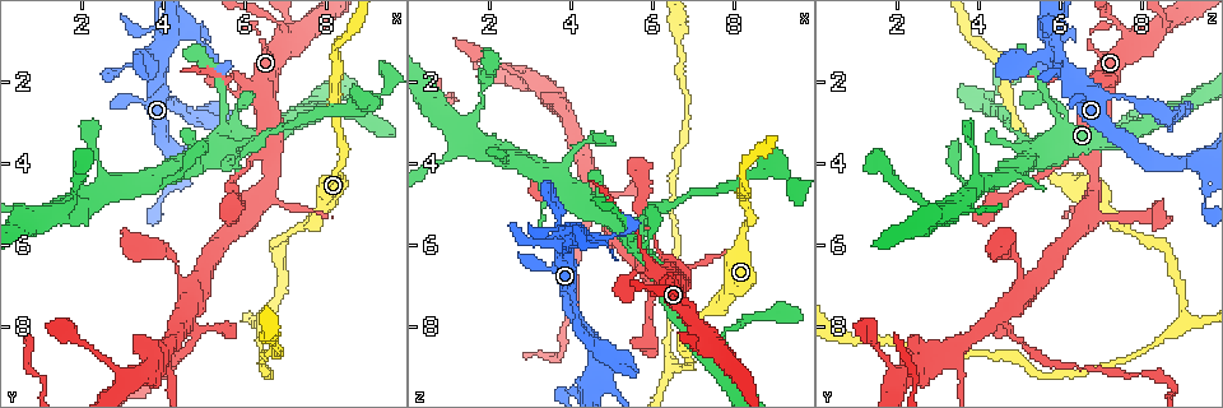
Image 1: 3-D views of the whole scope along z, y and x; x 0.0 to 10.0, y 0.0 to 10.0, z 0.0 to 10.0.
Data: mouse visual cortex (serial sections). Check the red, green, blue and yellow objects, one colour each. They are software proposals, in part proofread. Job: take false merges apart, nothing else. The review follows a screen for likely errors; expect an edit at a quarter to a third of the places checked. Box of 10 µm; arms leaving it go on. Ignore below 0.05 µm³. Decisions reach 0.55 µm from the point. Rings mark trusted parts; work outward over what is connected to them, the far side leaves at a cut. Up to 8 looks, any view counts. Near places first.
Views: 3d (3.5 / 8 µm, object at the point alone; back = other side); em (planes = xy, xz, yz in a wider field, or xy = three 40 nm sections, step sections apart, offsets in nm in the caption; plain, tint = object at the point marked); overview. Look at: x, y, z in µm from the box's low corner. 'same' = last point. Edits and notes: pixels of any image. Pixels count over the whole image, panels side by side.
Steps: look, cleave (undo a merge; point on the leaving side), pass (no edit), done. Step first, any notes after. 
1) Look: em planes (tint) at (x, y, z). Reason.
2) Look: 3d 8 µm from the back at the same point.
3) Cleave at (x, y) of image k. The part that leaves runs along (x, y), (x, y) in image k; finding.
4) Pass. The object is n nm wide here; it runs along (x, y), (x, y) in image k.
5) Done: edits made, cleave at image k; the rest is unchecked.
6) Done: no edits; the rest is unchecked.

Look: 3d 3.5 µm at (5.60, 3.50, 5.50). Sudden change in width.

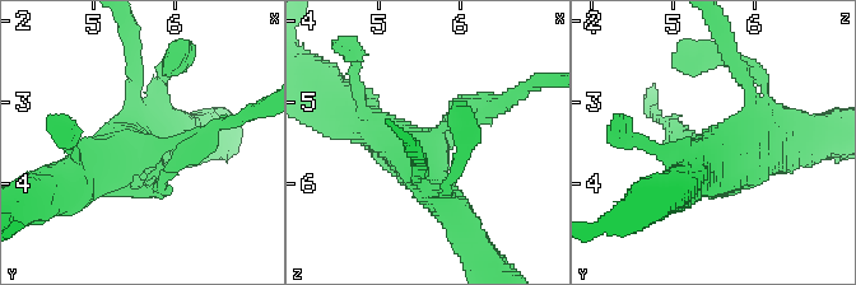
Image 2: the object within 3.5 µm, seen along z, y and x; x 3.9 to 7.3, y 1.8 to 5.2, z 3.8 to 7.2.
Look: em xy step 1 (plain) at (5.65, 3.50, 5.50).

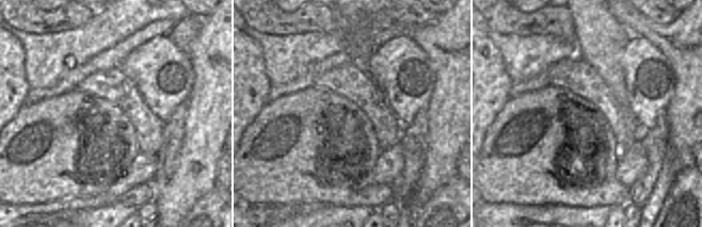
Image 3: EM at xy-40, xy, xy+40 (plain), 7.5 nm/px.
Look: em xy step 1 (tint) at the same point. Where the object lies.

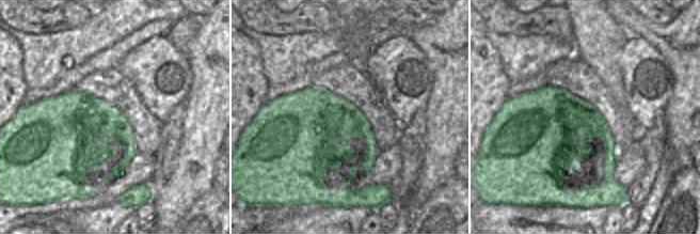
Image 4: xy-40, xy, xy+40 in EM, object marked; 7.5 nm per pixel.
Cleave at (503, 98) of image 2. The part that leaves runs along (478, 120), (540, 80), (552, 80) in image 2; two cells meet here.

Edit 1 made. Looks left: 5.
Look: overview.

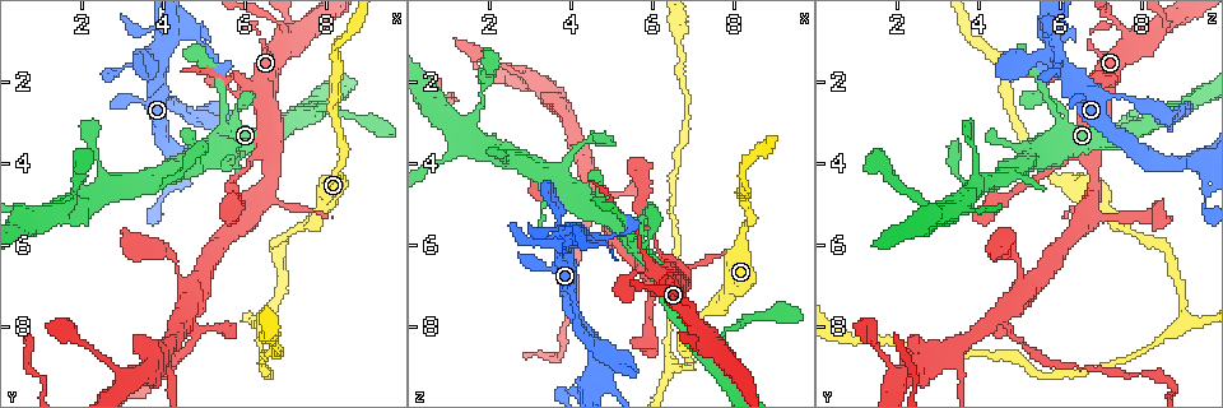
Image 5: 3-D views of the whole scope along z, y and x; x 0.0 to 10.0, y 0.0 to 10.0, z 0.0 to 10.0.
Look: 3d 8 µm at (4.80, 7.90, 4.70). Small branch off a trunk.

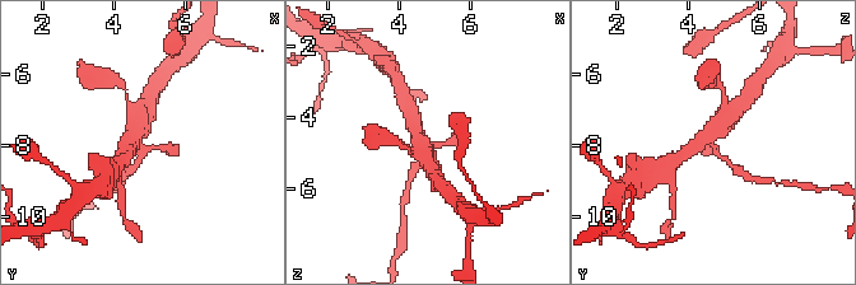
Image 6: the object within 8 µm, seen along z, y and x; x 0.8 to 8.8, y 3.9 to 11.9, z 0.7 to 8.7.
Look: em xy step 5 (tint) at the same point. Need the tissue.

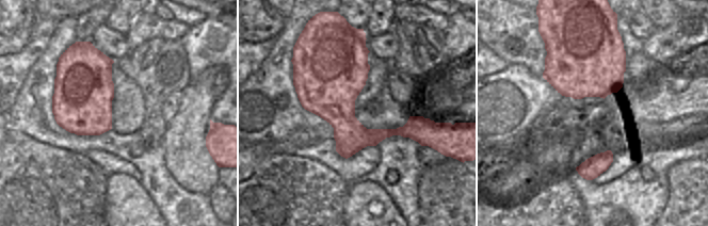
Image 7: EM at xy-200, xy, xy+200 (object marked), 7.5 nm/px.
Pass. It runs along (139, 118), (143, 145), (176, 149) in image 6; continuous, no second cell.

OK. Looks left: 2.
Look: 3d 8 µm at (4.20, 0.95, 5.75). Abrupt turn.

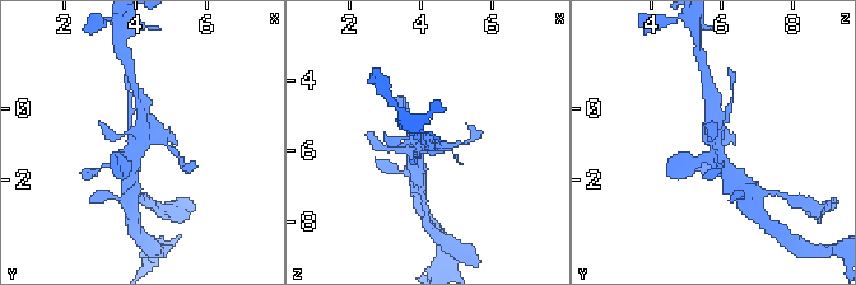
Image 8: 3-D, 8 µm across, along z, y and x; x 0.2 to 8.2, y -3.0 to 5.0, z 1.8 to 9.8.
Look: em xy step 2 (tint) at the same point.

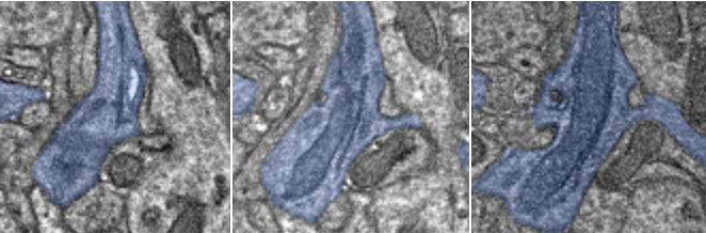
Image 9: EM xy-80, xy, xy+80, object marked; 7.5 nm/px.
Pass. It runs along (726, 174), (710, 110) in image 8; all the same cell.

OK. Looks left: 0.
Done: edits made, cleave at image 2; the rest is unchecked.

